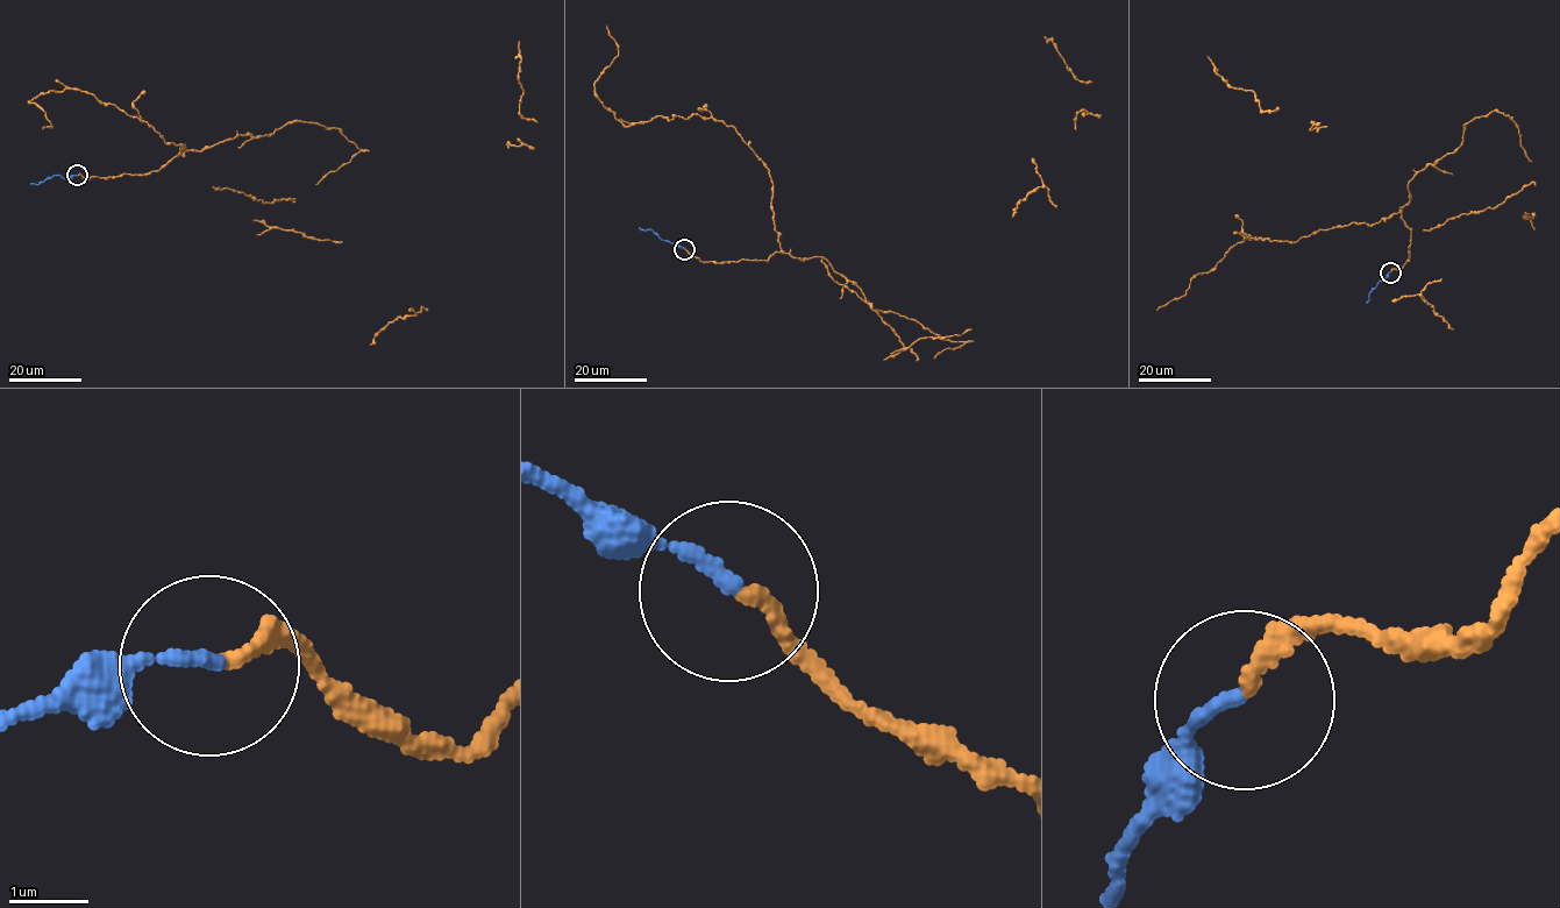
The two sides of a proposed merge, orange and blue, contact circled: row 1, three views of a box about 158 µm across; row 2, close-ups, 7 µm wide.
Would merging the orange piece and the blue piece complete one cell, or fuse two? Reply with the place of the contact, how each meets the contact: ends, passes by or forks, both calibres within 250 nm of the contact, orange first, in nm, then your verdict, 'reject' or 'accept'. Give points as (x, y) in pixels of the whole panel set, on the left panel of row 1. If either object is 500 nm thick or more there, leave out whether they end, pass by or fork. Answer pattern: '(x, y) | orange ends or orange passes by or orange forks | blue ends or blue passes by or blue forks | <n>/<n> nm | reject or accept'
(77, 175) | orange ends | blue ends | 190/180 nm | accept

